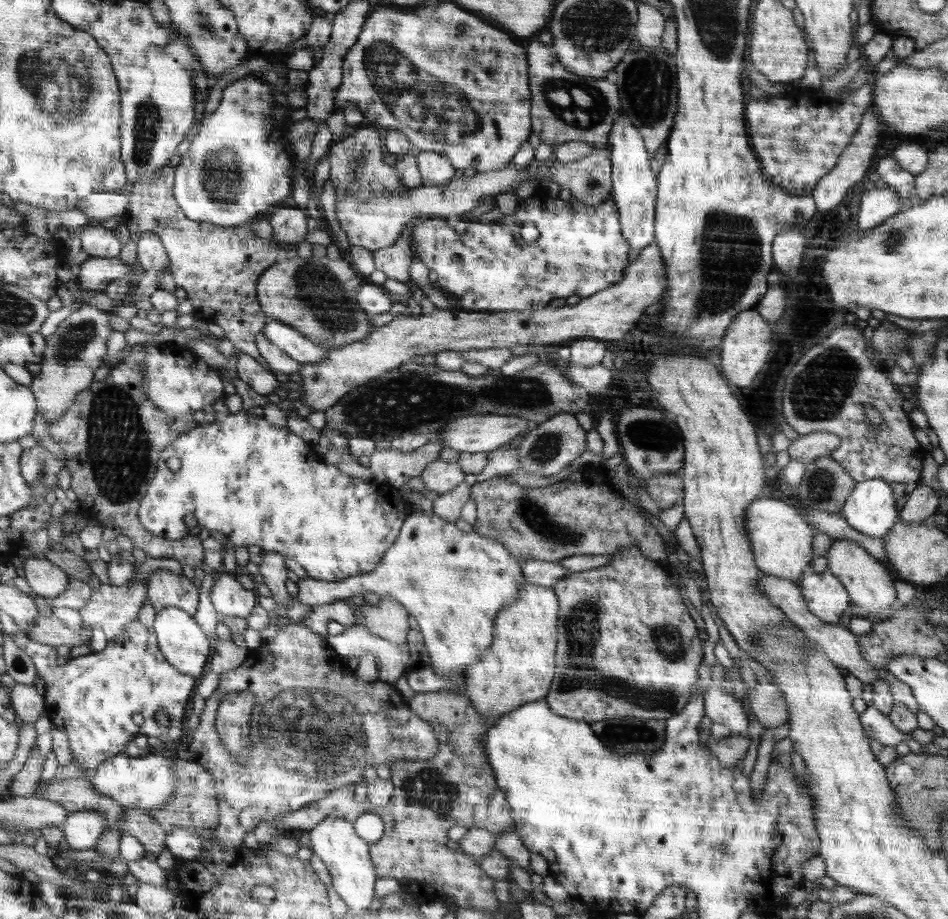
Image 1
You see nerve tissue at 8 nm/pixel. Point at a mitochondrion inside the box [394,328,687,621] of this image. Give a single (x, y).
(551, 529)

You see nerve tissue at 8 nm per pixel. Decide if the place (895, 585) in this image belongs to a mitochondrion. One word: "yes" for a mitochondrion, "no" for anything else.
no

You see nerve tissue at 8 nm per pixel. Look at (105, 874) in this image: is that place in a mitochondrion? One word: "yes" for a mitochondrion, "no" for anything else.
no

